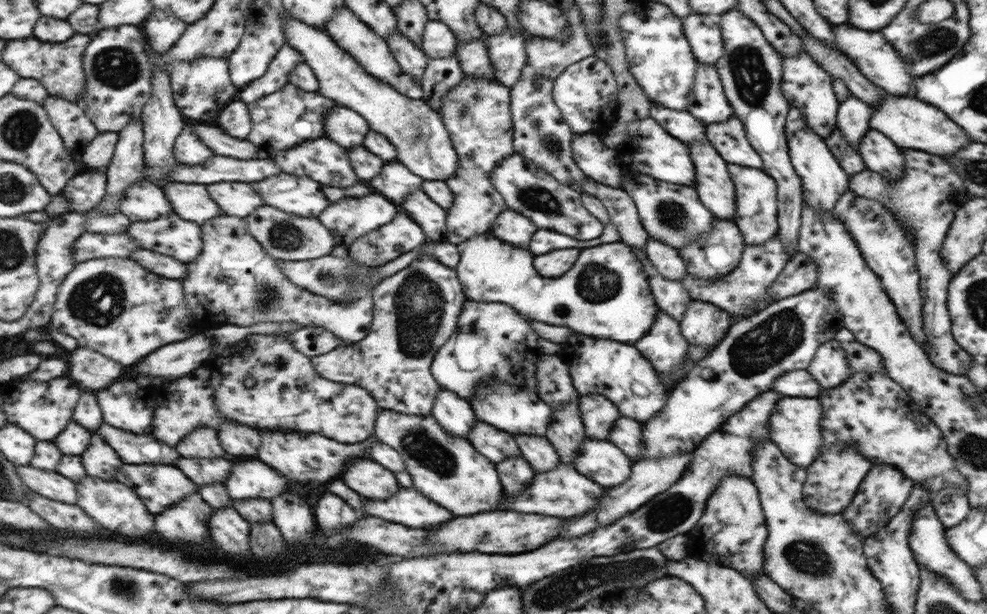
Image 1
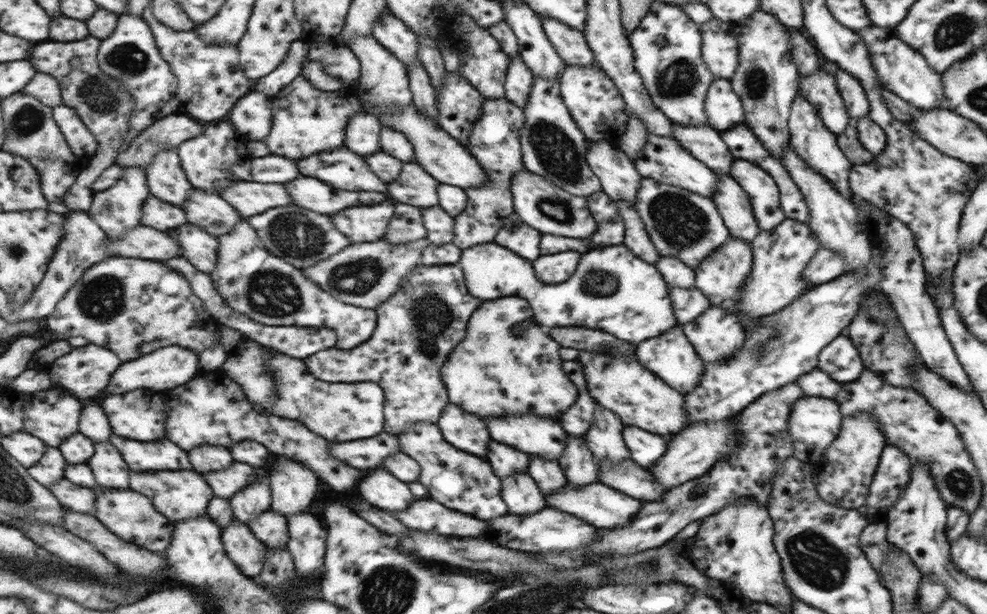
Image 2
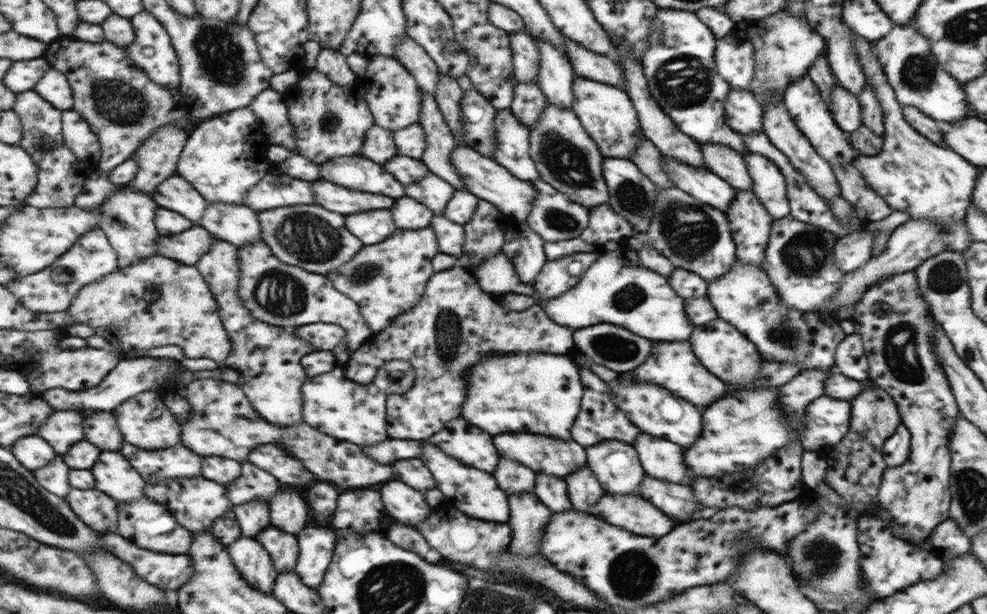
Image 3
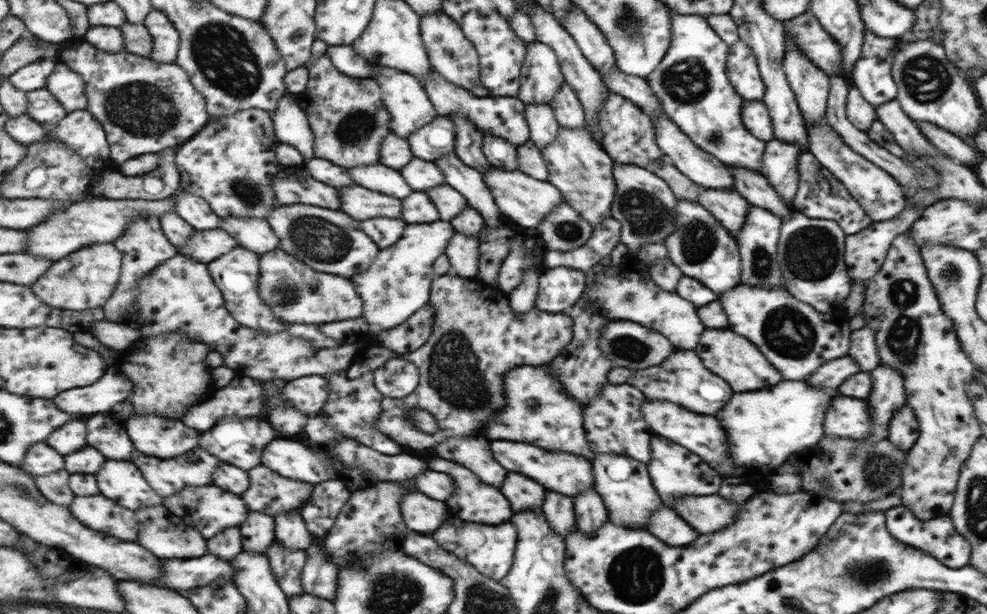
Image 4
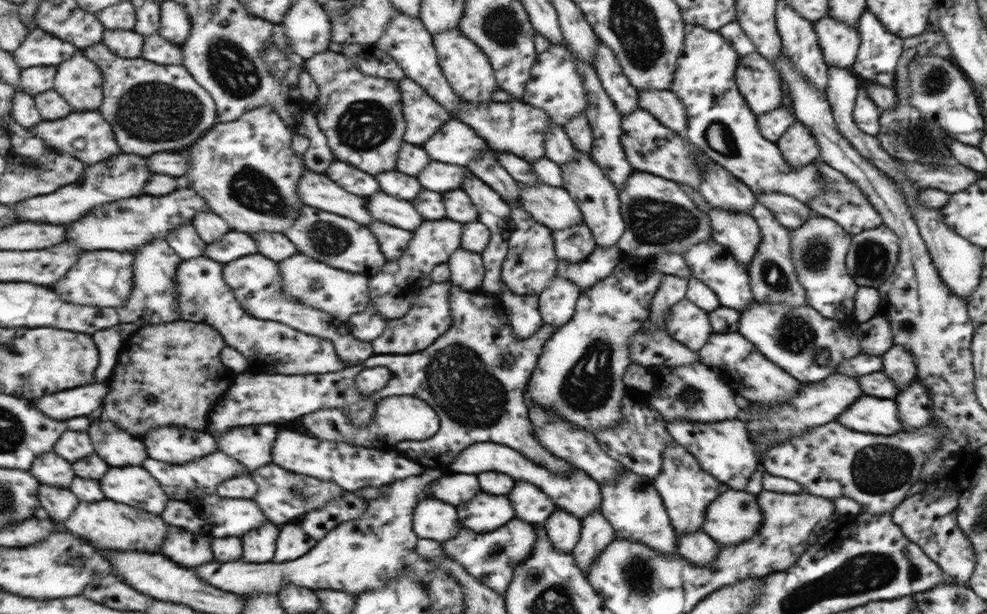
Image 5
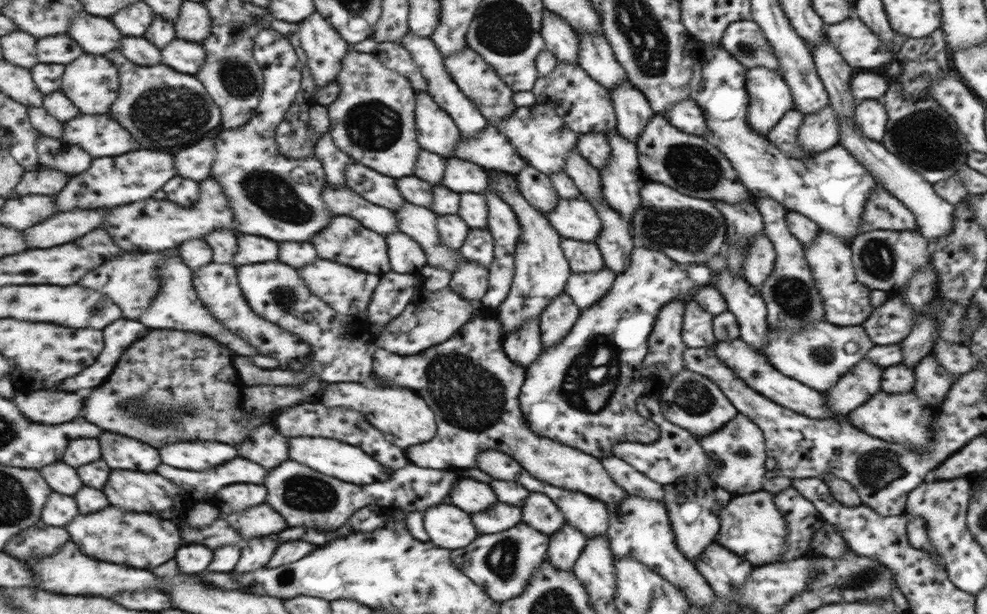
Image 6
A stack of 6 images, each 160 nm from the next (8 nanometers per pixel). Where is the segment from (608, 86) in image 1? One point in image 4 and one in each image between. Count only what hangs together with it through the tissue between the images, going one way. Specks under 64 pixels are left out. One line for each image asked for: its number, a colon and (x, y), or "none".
2: (593, 102)
3: (605, 113)
4: (627, 135)

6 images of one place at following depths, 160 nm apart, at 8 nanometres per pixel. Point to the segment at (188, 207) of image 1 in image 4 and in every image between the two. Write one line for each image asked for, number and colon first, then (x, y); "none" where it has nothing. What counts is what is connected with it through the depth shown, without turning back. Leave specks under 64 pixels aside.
2: (209, 210)
3: (237, 224)
4: (256, 234)

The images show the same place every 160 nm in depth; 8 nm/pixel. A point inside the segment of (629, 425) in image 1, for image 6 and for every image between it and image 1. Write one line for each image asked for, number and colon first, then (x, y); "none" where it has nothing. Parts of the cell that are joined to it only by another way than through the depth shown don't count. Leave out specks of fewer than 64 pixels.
2: (645, 448)
3: (661, 459)
4: (675, 472)
5: (686, 490)
6: (693, 501)

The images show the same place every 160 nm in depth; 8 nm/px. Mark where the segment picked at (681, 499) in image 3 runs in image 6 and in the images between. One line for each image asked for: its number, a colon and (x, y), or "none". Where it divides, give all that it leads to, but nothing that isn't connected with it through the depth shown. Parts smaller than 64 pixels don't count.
4: (705, 513)
5: (733, 516)
6: (749, 525)

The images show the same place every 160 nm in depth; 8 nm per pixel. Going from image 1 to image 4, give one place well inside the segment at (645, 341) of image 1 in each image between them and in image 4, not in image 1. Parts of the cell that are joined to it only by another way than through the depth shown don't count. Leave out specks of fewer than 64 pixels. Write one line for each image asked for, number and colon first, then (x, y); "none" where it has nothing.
2: (669, 355)
3: (672, 365)
4: (681, 379)

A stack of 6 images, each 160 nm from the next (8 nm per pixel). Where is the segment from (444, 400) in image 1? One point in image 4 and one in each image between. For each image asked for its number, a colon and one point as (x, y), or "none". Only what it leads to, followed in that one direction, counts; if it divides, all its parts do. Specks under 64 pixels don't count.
2: (465, 431)
3: (459, 437)
4: (474, 452)

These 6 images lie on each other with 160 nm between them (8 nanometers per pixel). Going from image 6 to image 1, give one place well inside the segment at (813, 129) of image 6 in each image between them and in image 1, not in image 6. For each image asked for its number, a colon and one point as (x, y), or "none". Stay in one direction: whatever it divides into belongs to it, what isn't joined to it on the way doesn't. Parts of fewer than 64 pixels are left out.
1: (757, 219)
2: (759, 186)
3: (767, 183)
4: (778, 165)
5: (797, 146)

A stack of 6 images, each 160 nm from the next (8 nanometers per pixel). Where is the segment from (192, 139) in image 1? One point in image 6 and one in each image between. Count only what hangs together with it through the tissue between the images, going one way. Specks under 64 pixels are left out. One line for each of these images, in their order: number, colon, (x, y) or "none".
2: (208, 160)
3: (225, 158)
4: (232, 163)
5: (247, 171)
6: (273, 196)

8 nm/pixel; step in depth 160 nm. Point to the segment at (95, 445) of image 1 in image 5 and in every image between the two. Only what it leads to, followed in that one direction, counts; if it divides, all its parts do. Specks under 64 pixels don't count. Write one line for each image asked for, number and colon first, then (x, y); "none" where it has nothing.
2: (111, 470)
3: (114, 475)
4: (122, 481)
5: (133, 485)

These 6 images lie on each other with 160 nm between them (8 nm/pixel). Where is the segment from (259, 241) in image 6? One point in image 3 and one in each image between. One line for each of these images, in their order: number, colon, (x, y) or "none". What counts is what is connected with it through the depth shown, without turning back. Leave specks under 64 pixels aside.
3: (187, 247)
4: (206, 246)
5: (236, 244)

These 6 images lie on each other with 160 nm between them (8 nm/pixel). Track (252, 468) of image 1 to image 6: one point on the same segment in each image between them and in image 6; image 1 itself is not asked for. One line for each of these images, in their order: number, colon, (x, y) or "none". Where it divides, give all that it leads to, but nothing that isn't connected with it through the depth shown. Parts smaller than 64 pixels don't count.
2: (255, 499)
3: (254, 517)
4: (259, 530)
5: (260, 545)
6: (258, 552)

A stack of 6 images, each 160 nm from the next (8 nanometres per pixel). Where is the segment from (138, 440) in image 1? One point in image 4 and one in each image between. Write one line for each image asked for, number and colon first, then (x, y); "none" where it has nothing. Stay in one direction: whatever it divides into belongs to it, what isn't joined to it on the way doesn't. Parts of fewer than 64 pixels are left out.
2: (162, 455)
3: (180, 462)
4: (197, 468)

